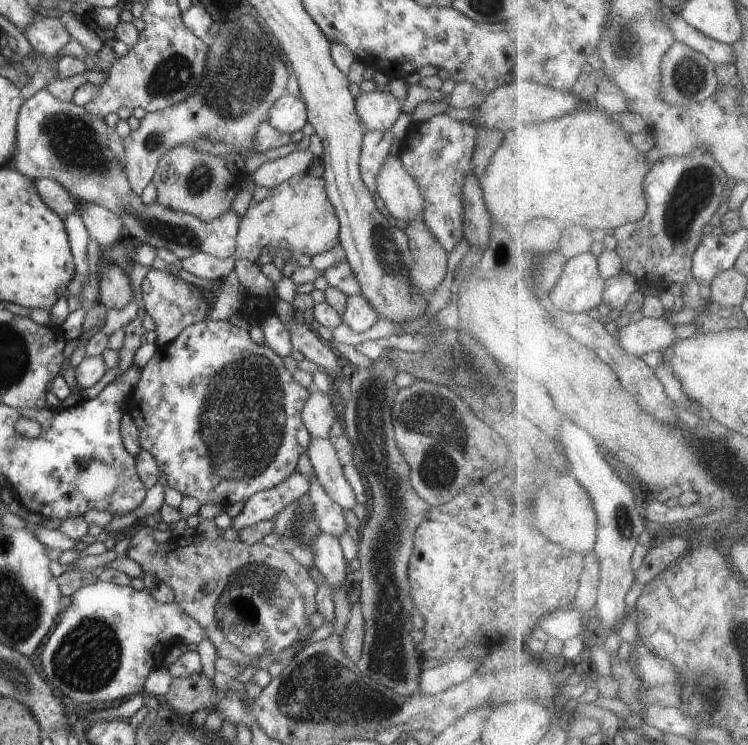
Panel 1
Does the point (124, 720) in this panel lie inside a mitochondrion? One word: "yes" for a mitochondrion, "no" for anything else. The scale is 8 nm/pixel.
no

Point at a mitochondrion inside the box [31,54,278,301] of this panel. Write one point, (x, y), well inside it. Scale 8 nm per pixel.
(74, 141)

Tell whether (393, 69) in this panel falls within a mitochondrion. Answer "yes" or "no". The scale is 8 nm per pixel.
no

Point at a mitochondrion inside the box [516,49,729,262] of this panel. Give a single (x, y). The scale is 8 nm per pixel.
(695, 187)

